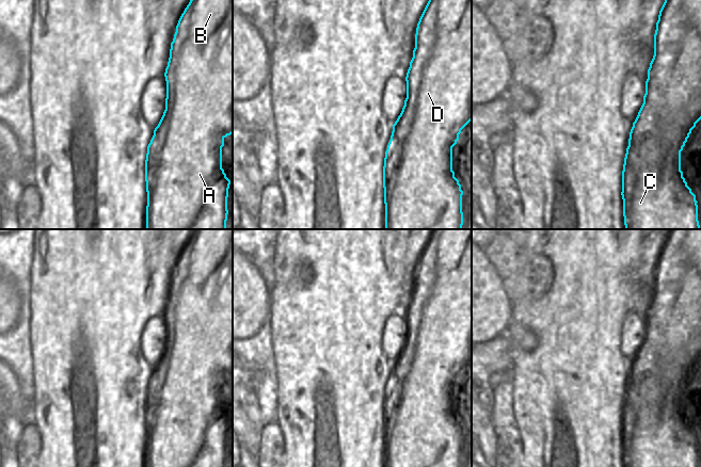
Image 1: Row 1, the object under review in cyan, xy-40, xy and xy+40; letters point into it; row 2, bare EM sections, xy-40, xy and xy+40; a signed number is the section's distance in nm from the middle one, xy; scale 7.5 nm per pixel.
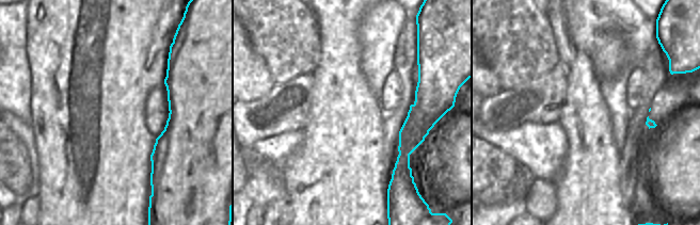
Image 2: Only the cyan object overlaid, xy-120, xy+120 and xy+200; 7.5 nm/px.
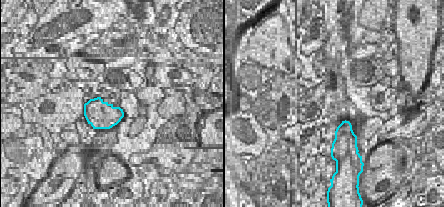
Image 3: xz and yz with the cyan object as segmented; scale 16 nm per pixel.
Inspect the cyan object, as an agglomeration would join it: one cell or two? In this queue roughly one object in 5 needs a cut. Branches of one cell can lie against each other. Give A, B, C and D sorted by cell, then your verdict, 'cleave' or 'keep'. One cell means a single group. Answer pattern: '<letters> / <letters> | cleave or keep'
A B C D | keep

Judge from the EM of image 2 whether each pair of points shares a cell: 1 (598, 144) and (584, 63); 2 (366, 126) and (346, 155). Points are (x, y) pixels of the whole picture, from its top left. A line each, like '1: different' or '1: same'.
1: same
2: same

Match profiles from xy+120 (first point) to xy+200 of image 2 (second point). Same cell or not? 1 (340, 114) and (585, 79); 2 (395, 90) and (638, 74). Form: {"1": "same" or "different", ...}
{"1": "same", "2": "same"}

